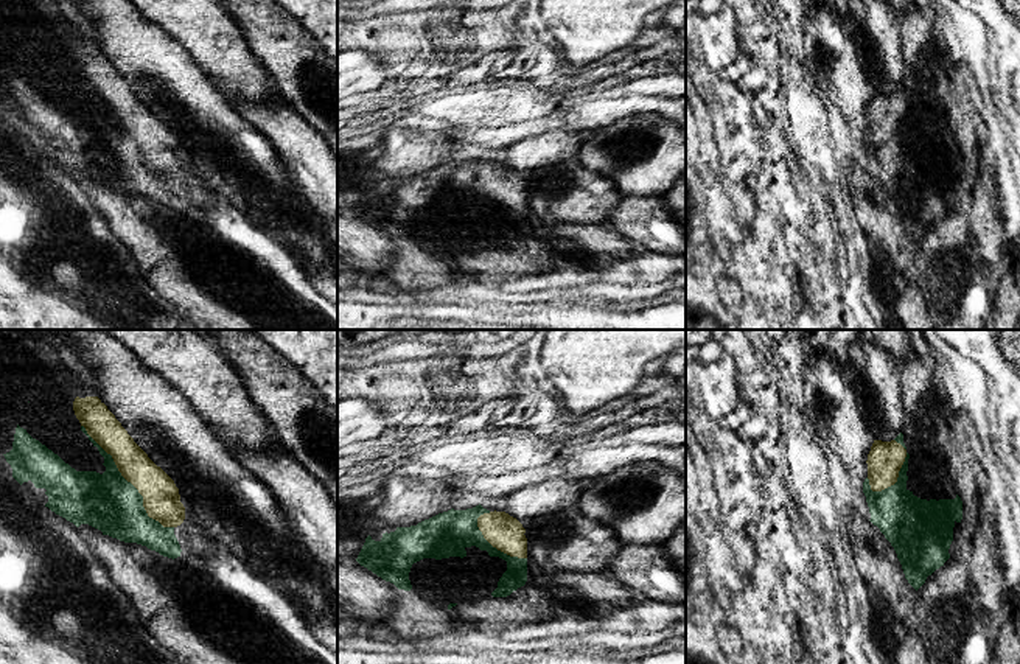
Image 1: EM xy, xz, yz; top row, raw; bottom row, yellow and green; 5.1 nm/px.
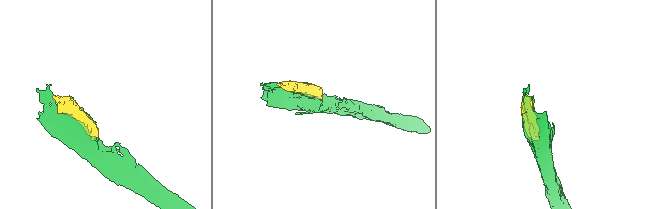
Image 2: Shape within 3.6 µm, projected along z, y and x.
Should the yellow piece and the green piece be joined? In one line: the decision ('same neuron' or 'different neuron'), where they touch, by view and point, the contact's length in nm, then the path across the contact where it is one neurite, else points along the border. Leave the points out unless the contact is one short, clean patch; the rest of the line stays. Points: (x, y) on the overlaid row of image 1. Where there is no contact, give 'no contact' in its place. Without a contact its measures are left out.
same neuron; contact xy (129, 481); length 700 nm

